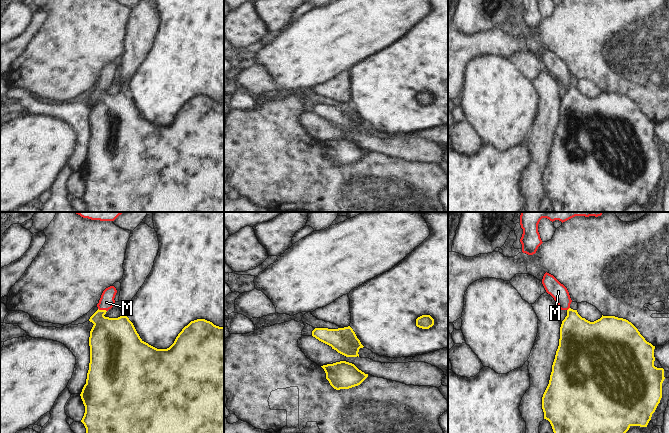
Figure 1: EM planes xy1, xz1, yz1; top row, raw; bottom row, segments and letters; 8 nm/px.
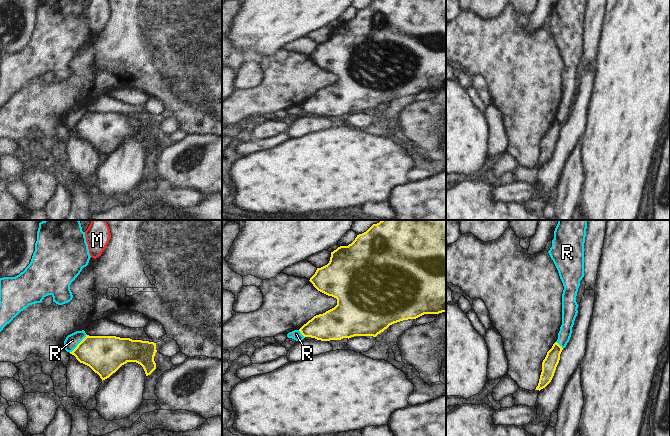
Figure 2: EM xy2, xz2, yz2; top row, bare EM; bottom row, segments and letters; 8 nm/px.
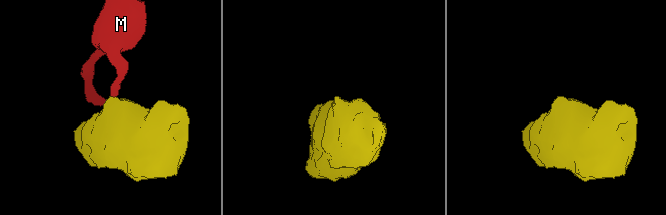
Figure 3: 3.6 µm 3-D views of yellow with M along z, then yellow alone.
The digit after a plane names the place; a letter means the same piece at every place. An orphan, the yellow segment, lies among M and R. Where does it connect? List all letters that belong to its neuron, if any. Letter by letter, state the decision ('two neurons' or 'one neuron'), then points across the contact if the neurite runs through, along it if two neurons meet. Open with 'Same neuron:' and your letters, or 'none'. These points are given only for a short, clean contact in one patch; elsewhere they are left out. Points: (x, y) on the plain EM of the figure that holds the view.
Same neuron: M
M: one neuron; way xy1 (111, 115), (101, 99), (102, 86), (106, 78)
R: two neurons; border xy2 (86, 110), (69, 128)

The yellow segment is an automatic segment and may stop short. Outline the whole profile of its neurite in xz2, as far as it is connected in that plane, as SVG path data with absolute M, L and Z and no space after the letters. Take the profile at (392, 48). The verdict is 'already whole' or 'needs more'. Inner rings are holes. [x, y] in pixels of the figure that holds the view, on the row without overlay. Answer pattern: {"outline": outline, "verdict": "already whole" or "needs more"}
{"outline": "M373 0L366 8L357 11L348 22L340 22L331 28L327 41L317 44L309 56L320 68L337 75L337 81L323 90L314 92L299 107L304 113L321 117L341 116L354 112L373 112L387 105L390 101L408 95L416 95L424 90L446 88L446 0Z", "verdict": "already whole"}

